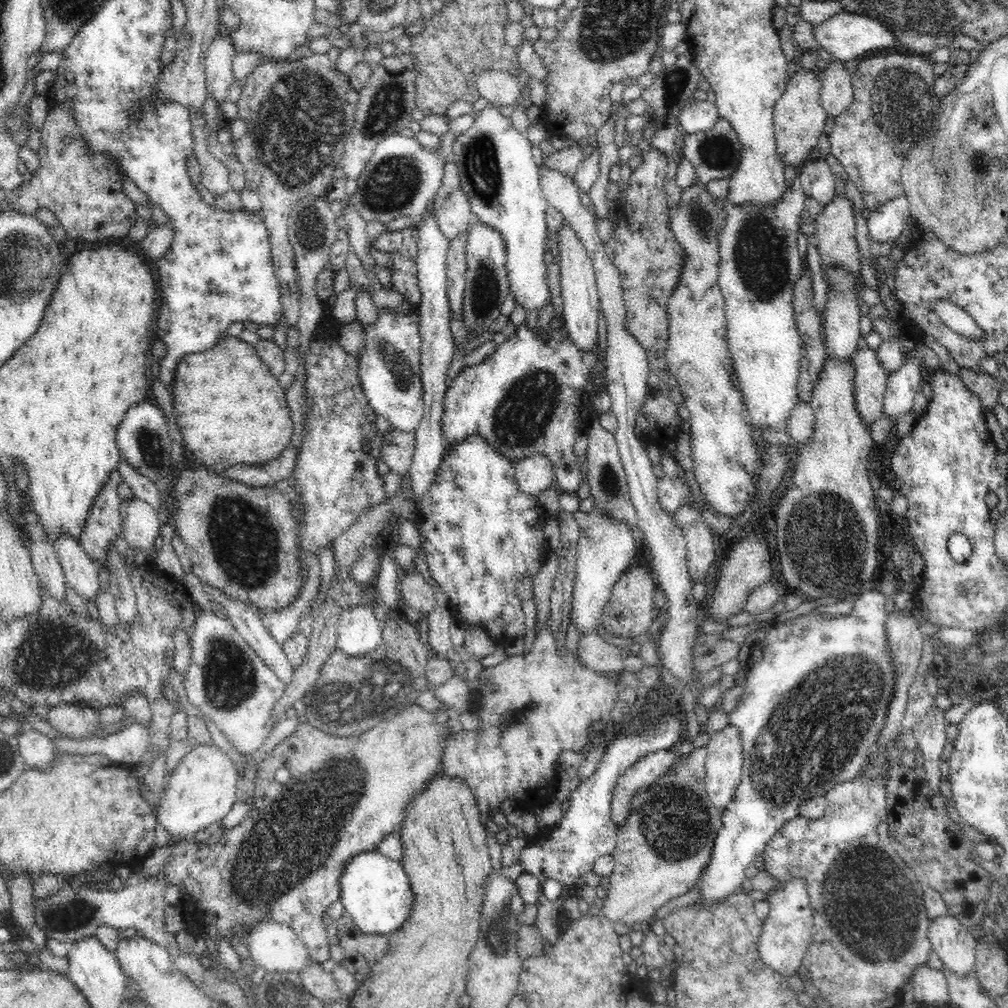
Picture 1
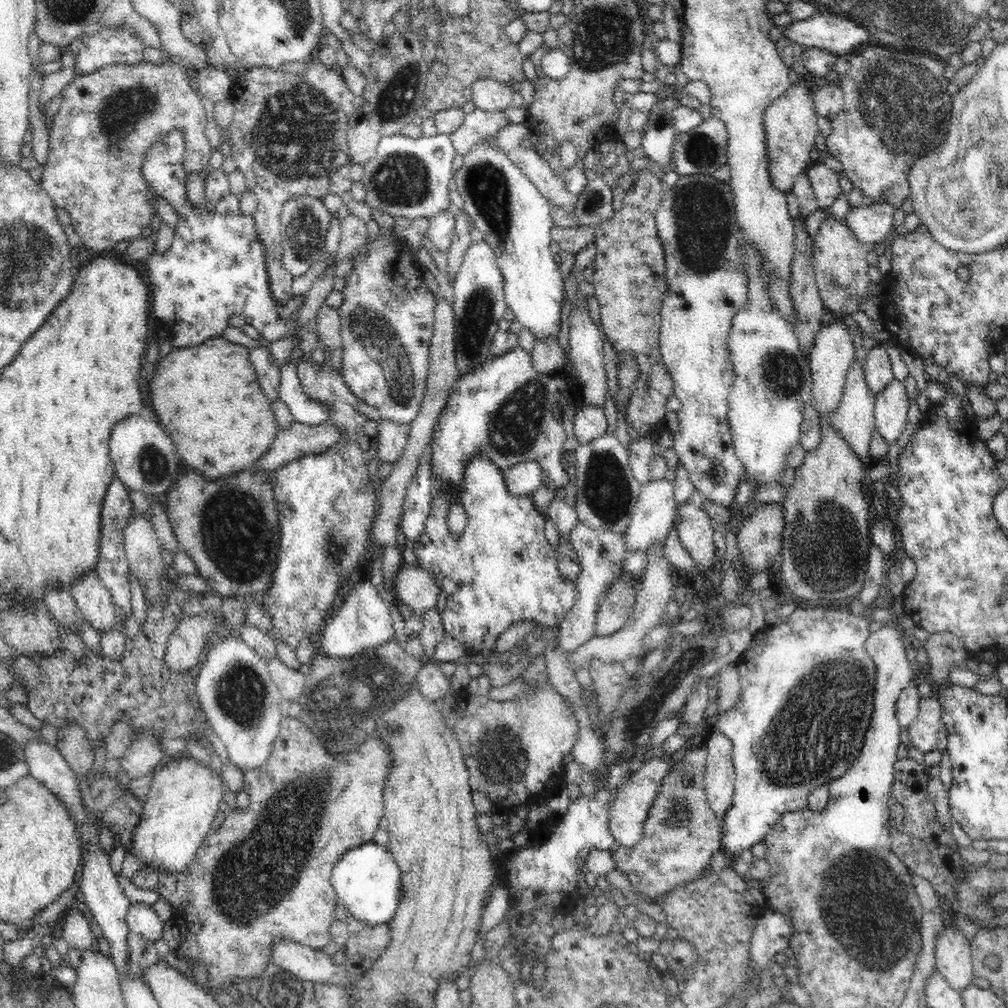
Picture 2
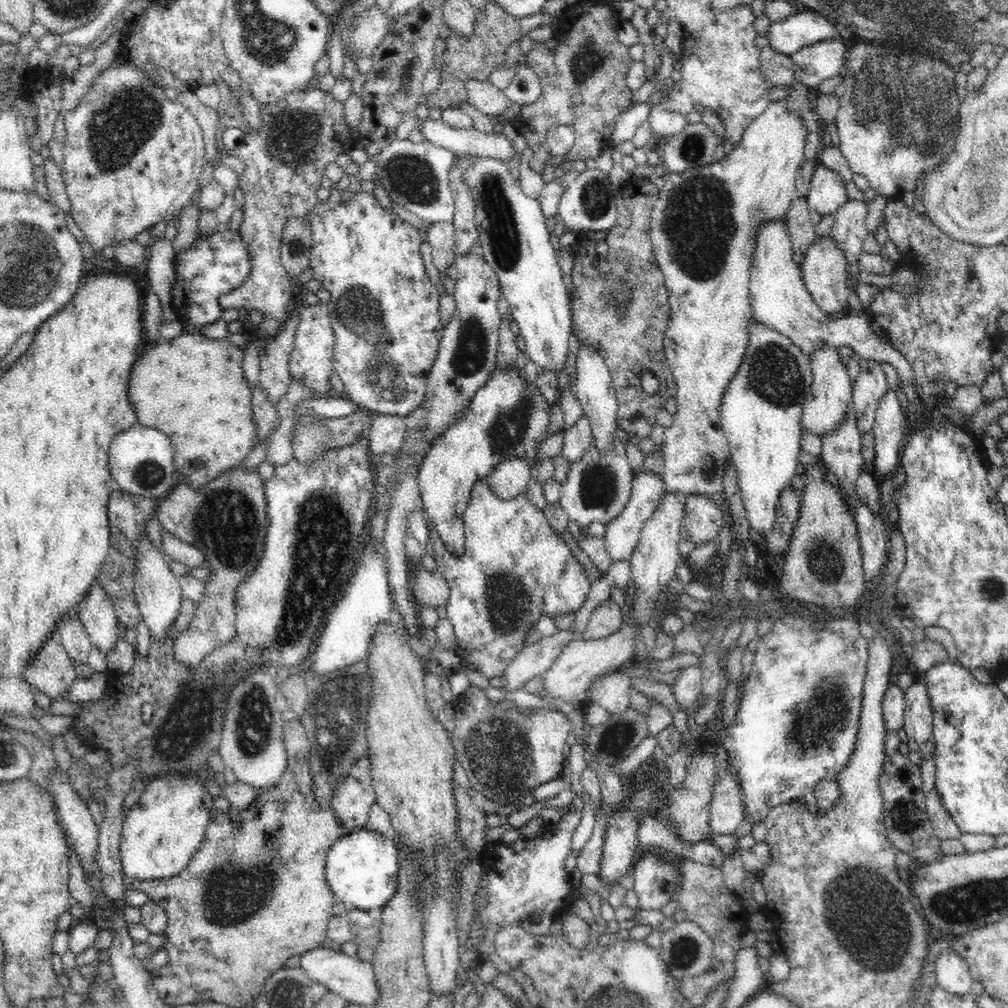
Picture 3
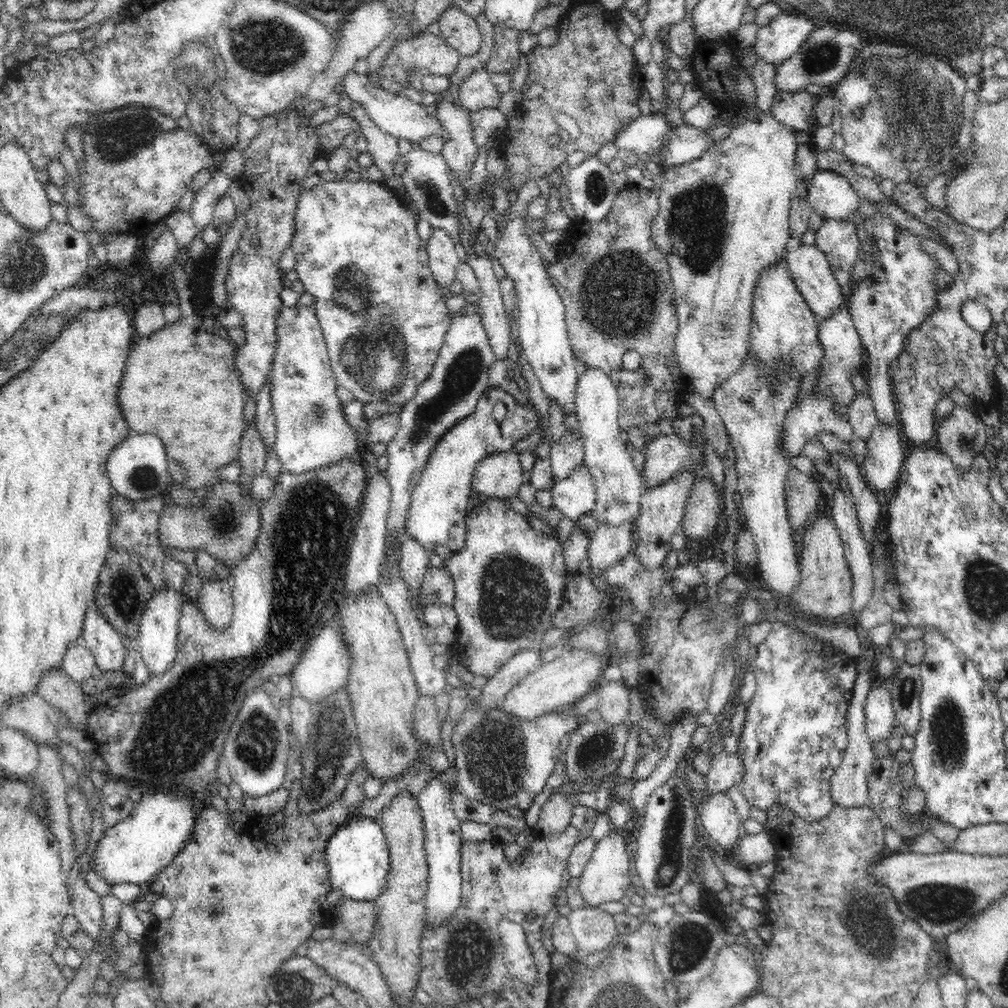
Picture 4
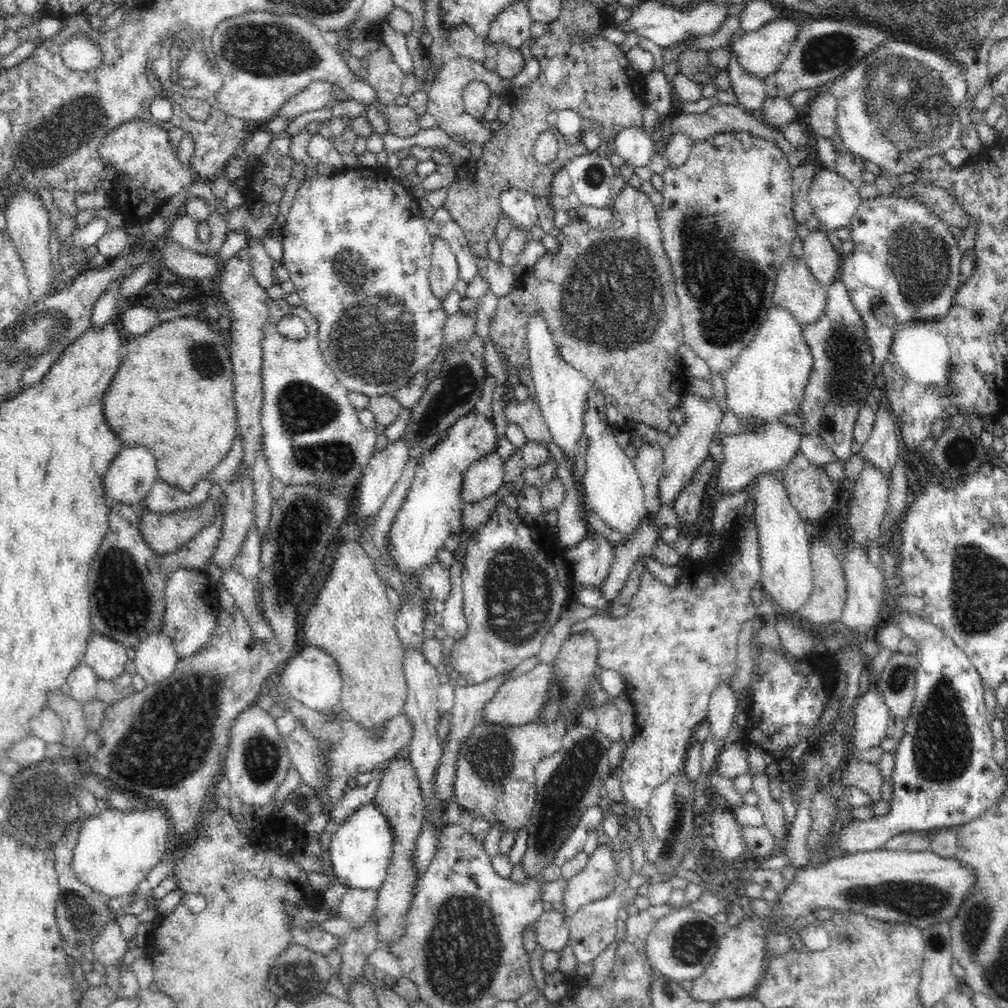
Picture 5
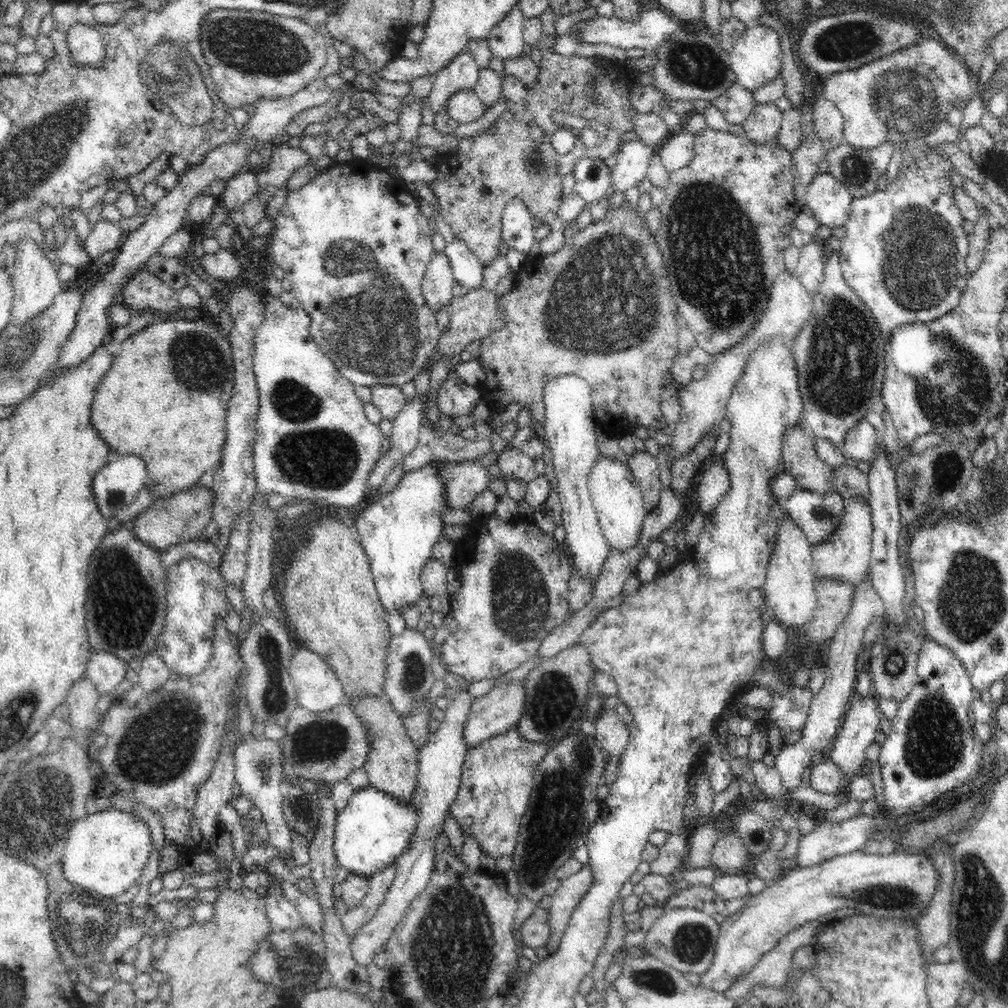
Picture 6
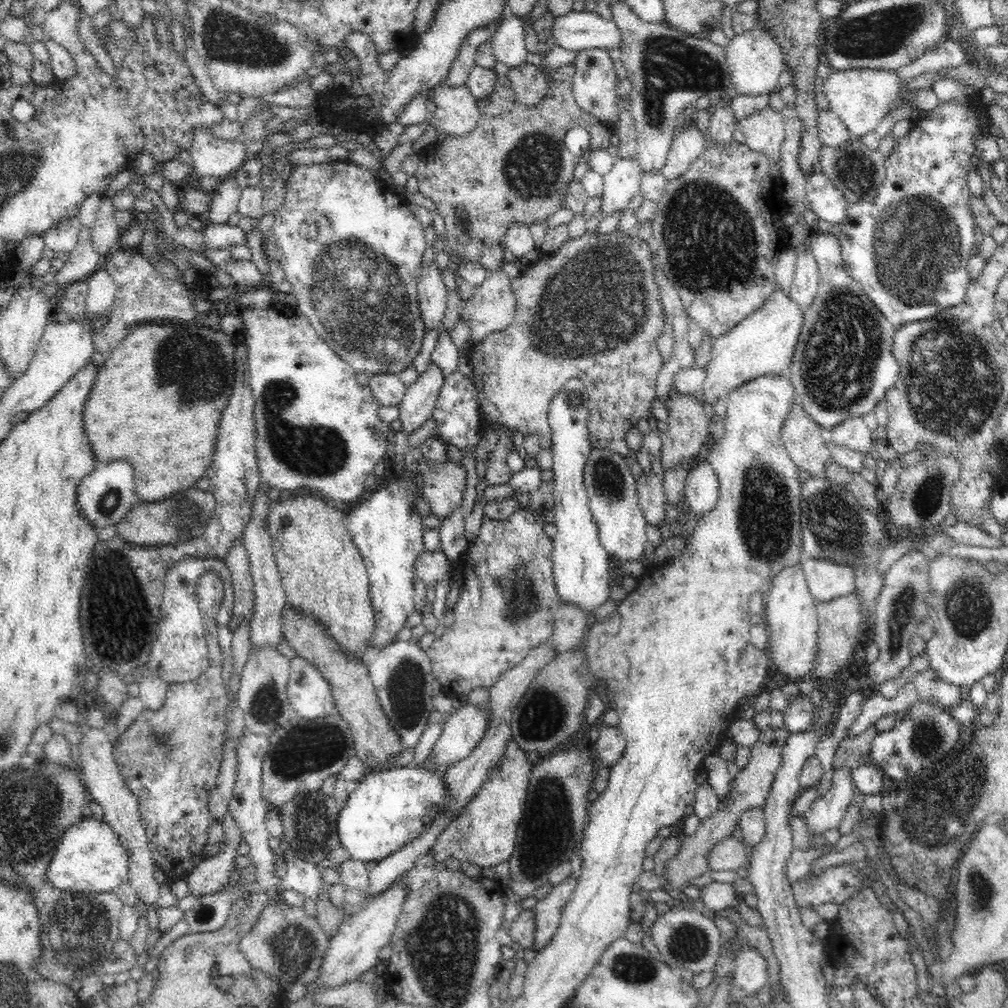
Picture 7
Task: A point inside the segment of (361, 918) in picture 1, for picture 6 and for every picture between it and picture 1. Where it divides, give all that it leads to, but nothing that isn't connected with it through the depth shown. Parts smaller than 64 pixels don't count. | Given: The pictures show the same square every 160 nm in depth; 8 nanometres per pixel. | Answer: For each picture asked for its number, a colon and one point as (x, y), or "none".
2: (367, 879)
3: (361, 868)
4: (357, 855)
5: (360, 850)
6: (372, 830)

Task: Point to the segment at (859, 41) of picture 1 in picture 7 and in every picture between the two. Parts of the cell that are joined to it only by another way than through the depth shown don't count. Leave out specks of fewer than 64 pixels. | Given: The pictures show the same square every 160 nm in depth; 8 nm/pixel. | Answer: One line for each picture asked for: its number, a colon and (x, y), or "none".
2: (824, 30)
3: (802, 29)
4: (776, 42)
5: (761, 52)
6: (756, 58)
7: (755, 59)

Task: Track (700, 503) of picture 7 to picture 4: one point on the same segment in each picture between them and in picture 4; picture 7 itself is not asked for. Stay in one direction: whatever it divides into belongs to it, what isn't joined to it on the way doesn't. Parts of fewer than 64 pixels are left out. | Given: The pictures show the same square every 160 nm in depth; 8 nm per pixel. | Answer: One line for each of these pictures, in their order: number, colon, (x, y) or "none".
4: (813, 414)
5: (769, 449)
6: (714, 482)

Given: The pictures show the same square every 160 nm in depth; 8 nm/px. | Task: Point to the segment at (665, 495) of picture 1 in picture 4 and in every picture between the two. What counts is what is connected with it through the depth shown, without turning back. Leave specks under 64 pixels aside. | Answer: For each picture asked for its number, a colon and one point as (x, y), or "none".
2: (652, 519)
3: (622, 534)
4: (609, 544)

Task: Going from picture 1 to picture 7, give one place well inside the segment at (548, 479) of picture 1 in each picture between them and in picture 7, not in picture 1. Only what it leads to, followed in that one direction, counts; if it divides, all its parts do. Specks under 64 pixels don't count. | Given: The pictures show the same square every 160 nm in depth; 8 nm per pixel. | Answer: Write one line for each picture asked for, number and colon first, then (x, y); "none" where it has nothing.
2: (524, 478)
3: (511, 477)
4: (499, 475)
5: (485, 476)
6: (463, 481)
7: (445, 482)

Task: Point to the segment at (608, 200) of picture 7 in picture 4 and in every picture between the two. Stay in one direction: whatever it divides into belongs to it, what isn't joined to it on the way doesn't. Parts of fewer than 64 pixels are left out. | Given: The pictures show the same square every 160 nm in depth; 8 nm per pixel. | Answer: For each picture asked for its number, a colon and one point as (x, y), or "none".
4: (646, 133)
5: (635, 146)
6: (633, 157)

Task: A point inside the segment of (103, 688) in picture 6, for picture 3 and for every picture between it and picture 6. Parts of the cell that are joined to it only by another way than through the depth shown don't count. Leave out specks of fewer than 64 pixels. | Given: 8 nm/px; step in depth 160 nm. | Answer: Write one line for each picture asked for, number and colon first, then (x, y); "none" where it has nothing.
3: (96, 611)
4: (105, 643)
5: (106, 657)

